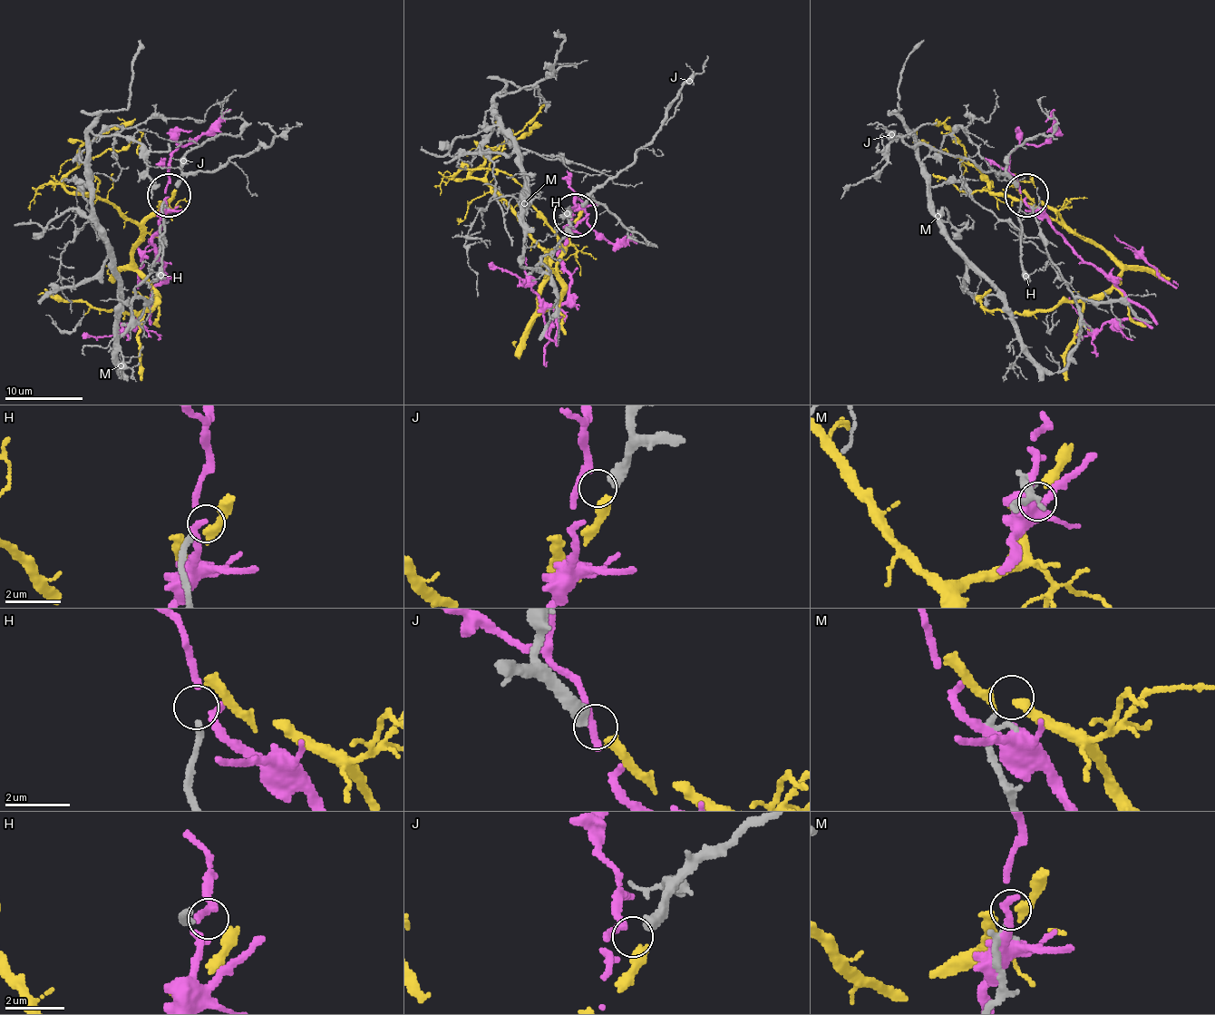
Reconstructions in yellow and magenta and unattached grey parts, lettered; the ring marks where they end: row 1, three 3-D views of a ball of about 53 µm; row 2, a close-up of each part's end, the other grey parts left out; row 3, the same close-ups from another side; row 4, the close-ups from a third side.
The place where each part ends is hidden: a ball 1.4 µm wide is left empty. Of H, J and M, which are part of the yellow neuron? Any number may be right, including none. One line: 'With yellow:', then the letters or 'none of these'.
With yellow: J

